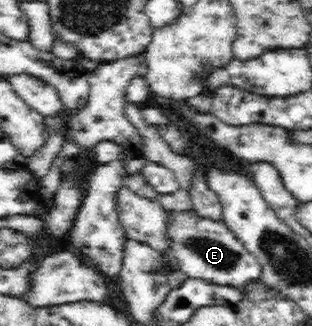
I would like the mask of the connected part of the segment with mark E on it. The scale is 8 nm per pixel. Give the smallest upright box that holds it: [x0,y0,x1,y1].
[163,209,263,288]

